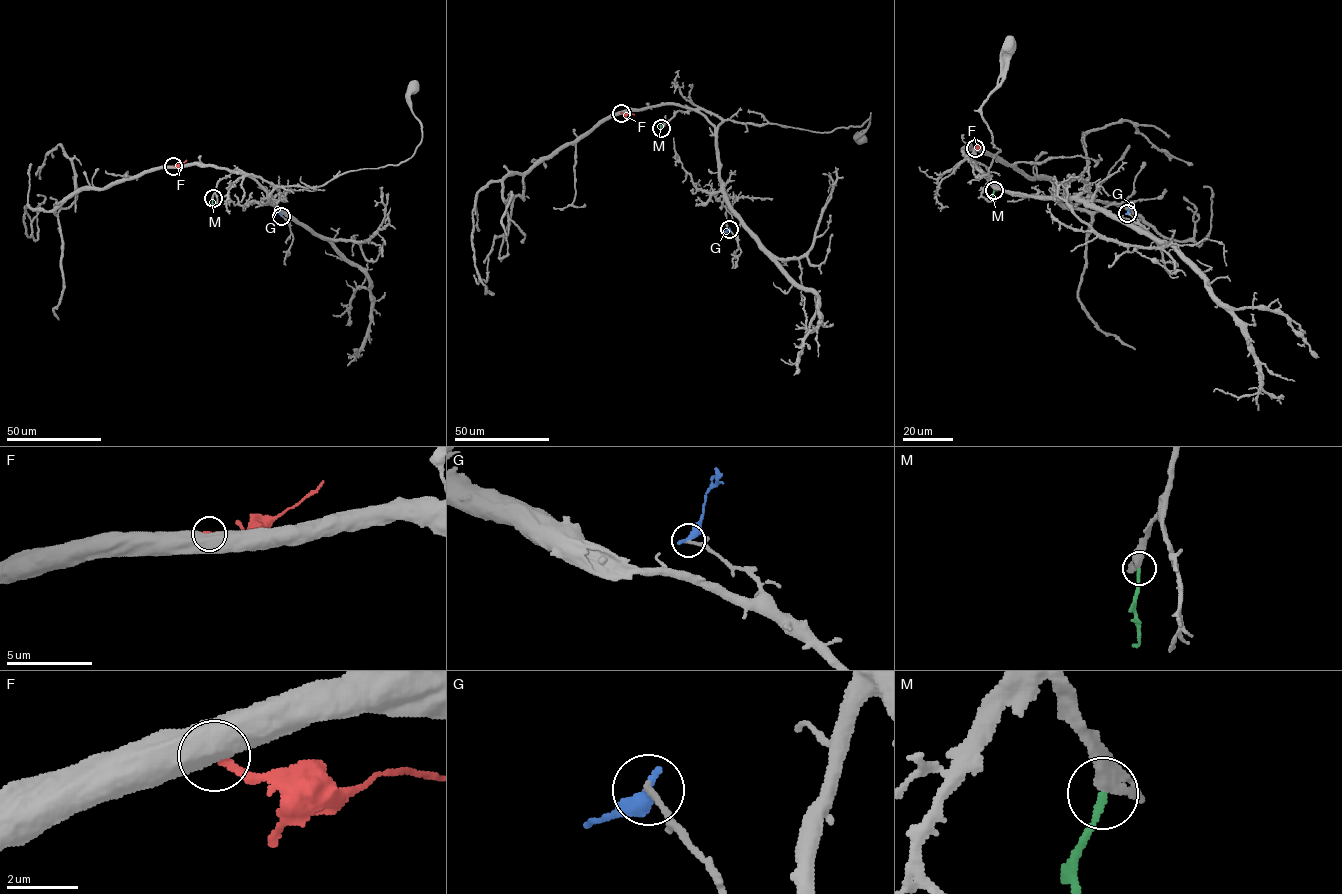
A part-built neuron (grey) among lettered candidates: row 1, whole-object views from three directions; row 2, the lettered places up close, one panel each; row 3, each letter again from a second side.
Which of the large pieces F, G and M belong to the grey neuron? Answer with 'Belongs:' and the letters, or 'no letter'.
Belongs: M

